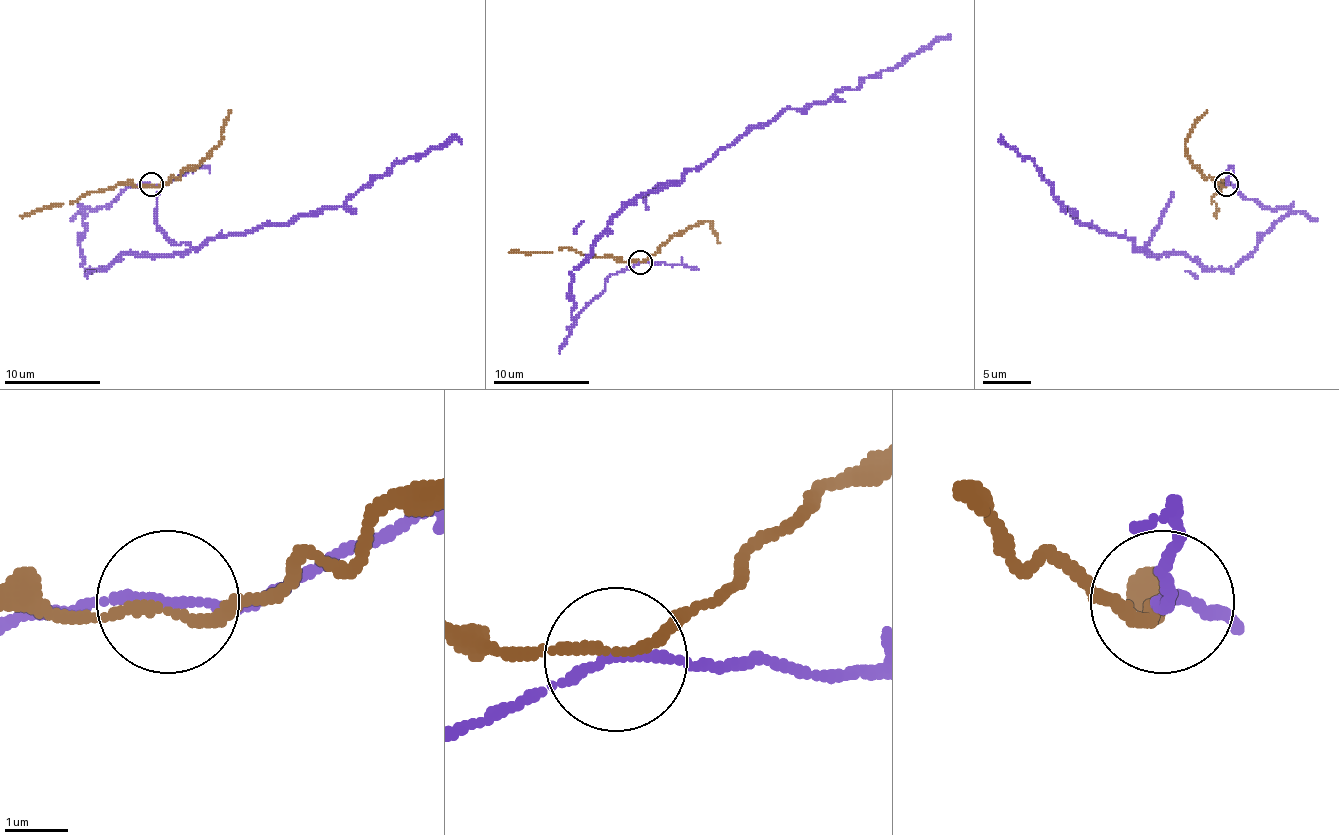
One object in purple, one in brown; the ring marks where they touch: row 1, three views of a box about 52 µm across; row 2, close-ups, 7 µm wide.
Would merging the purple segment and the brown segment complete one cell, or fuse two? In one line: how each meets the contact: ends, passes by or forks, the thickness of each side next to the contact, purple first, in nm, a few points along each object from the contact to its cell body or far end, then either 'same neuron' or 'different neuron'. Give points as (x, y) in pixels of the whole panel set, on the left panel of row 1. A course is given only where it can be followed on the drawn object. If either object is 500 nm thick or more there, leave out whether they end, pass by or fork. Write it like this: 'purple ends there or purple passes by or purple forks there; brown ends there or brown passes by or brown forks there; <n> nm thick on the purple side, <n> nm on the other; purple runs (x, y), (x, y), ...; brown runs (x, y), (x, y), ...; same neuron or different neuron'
purple passes by; brown passes by; 150 nm thick on the purple side, 130 nm on the other; purple runs (152, 185), (85, 211), (85, 268), (284, 225), (341, 206), (396, 163), (461, 144); brown runs (152, 185), (116, 185), (20, 216); different neuron

